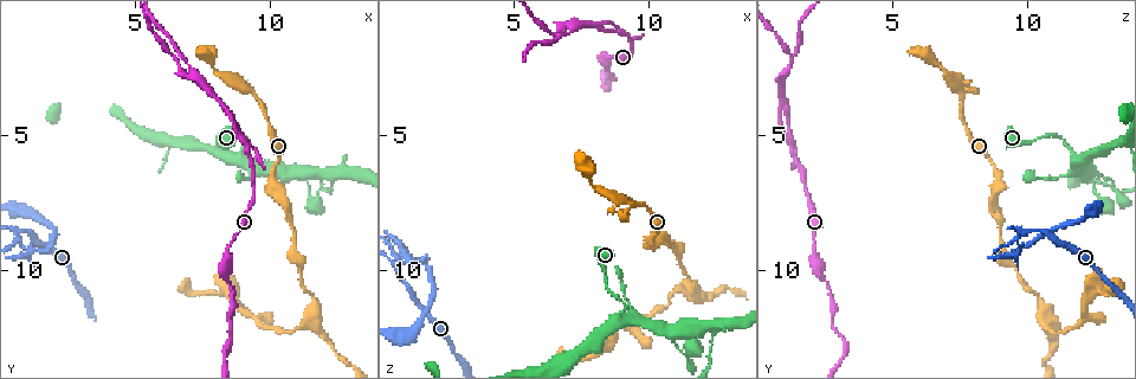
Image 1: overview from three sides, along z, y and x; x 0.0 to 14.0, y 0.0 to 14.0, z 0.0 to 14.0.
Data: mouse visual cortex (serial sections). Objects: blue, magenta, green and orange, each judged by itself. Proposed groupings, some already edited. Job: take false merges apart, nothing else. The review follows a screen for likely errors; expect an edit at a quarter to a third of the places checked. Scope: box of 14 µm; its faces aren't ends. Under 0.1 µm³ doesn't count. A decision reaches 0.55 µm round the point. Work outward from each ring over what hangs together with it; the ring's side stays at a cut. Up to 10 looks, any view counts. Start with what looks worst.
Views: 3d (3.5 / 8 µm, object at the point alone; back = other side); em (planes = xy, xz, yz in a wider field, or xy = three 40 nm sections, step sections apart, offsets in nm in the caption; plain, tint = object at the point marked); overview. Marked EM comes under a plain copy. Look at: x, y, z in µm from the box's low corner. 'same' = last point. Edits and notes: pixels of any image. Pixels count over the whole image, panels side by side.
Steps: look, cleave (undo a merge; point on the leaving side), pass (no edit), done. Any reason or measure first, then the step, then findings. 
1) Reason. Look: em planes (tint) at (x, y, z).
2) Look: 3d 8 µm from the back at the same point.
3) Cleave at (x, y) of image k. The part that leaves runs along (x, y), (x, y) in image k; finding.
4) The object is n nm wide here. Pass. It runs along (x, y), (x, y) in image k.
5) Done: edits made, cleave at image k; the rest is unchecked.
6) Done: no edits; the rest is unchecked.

A fork. Look: em xy step 5 (tint) at (7.2, 2.7, 1.0).

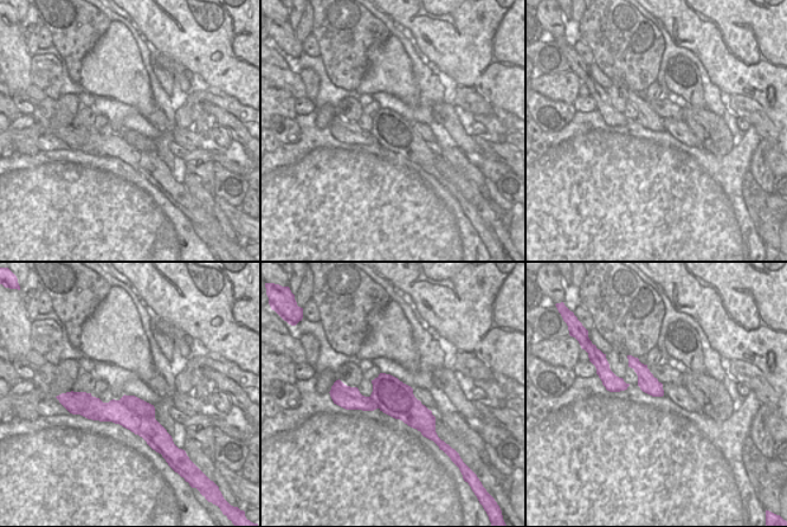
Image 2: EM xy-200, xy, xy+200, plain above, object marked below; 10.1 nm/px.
Look: 3d 3.5 µm at the same point.

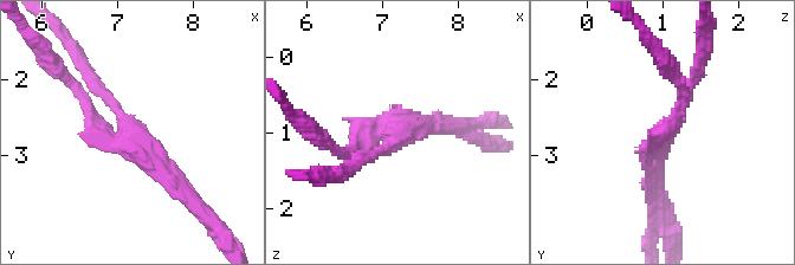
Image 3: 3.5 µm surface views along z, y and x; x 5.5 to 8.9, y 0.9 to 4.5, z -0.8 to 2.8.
Cleave at (73, 47) of image 3. The part that leaves runs along (511, 146), (490, 146), (479, 140) in image 3; two cells meet here.

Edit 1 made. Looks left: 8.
Look: overview.

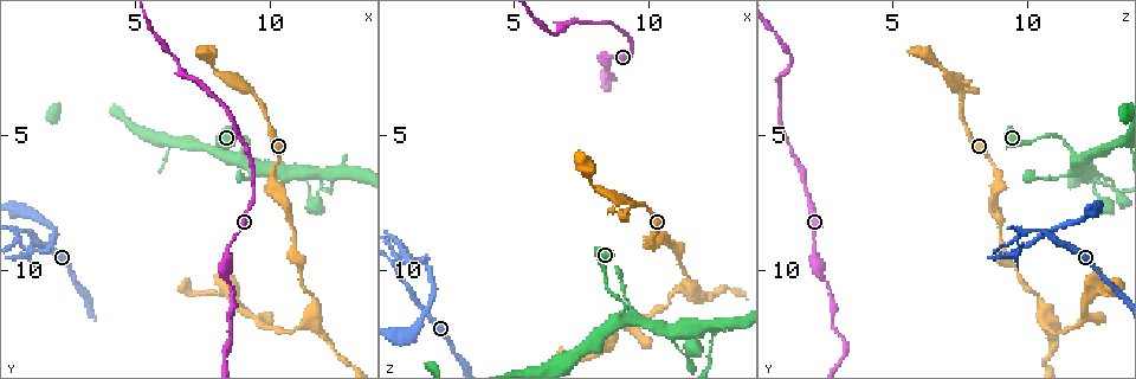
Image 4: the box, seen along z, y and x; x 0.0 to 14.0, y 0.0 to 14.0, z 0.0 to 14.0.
Branch point. Look: 3d 3.5 µm at (9.5, 11.9, 12.0).

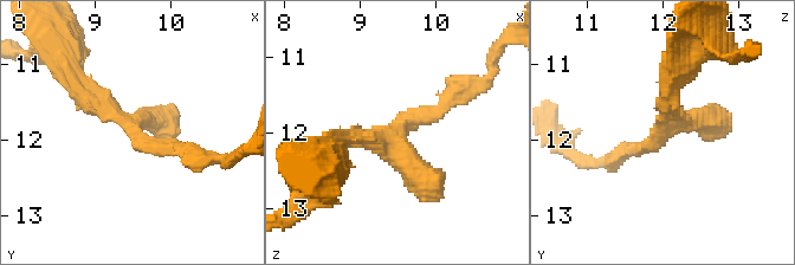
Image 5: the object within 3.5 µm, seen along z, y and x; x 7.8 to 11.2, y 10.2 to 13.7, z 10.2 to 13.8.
Look: em xy step 5 (tint) at (9.50, 11.85, 11.95).

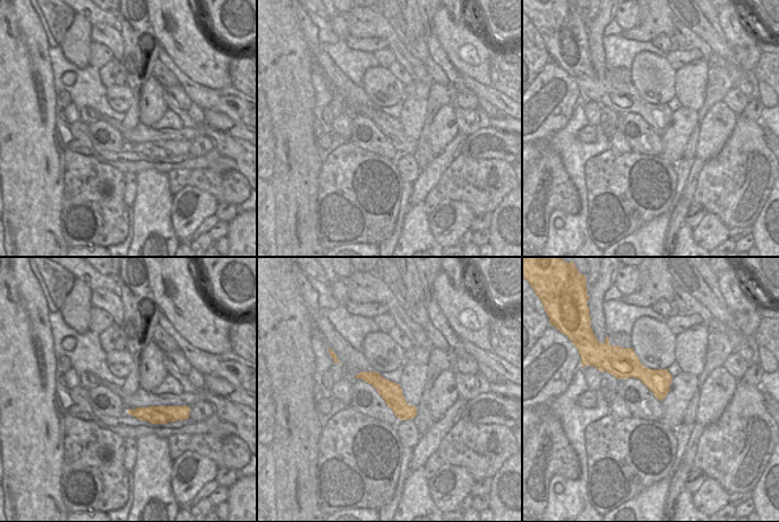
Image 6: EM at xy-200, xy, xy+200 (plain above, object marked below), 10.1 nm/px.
Pass. It runs along (361, 375), (373, 378), (410, 416) in image 6; all the same cell.

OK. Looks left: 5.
Sharp bend. Look: 3d 3.5 µm from the back at (9.2, 5.1, 11.2).

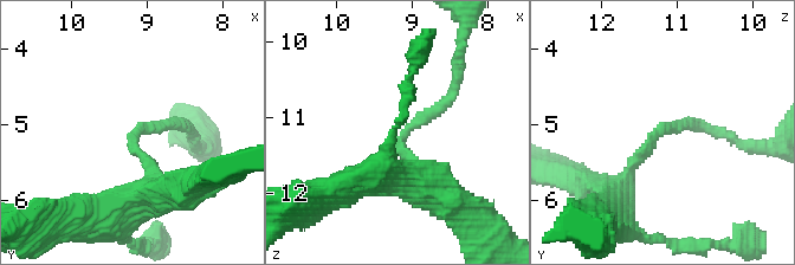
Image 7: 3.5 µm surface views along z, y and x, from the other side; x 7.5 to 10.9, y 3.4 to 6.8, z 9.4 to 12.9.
Look: em xy step 2 (tint) at (9.15, 5.15, 11.25).

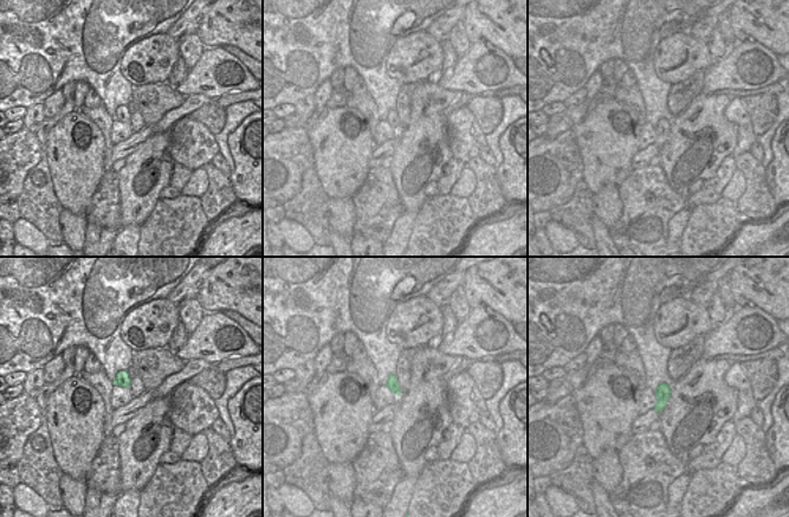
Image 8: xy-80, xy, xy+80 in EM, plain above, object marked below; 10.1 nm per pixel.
Pass. It runs along (706, 129), (664, 125), (615, 199) in image 7; continuous, no second cell.

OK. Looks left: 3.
Look: 3d 8 µm at (11.9, 6.4, 12.0).

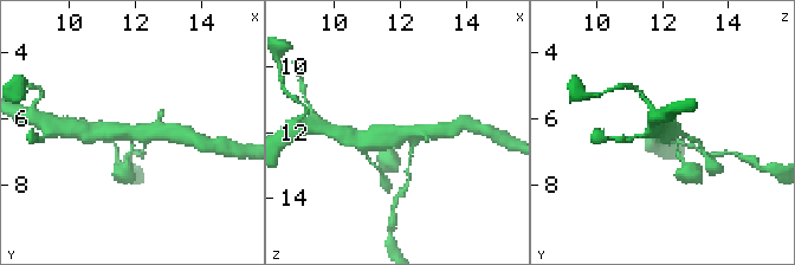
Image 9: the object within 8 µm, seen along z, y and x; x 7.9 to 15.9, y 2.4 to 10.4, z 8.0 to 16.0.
Look: 3d 3.5 µm from the back at (12.0, 6.5, 12.1).

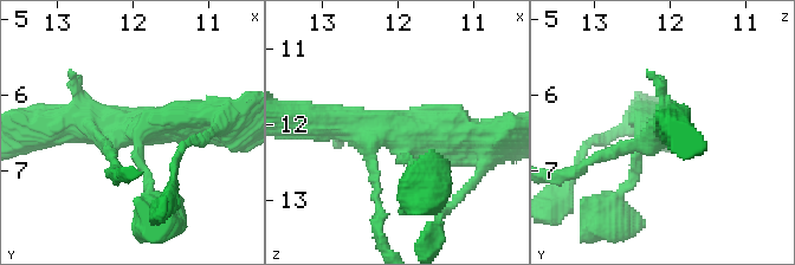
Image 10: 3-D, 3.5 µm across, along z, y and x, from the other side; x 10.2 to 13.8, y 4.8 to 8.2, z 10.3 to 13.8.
Pass. It runs along (486, 139), (334, 123) in image 10; continuous, no second cell.

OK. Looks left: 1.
Done: edits made, cleave at image 3; the rest is unchecked.

